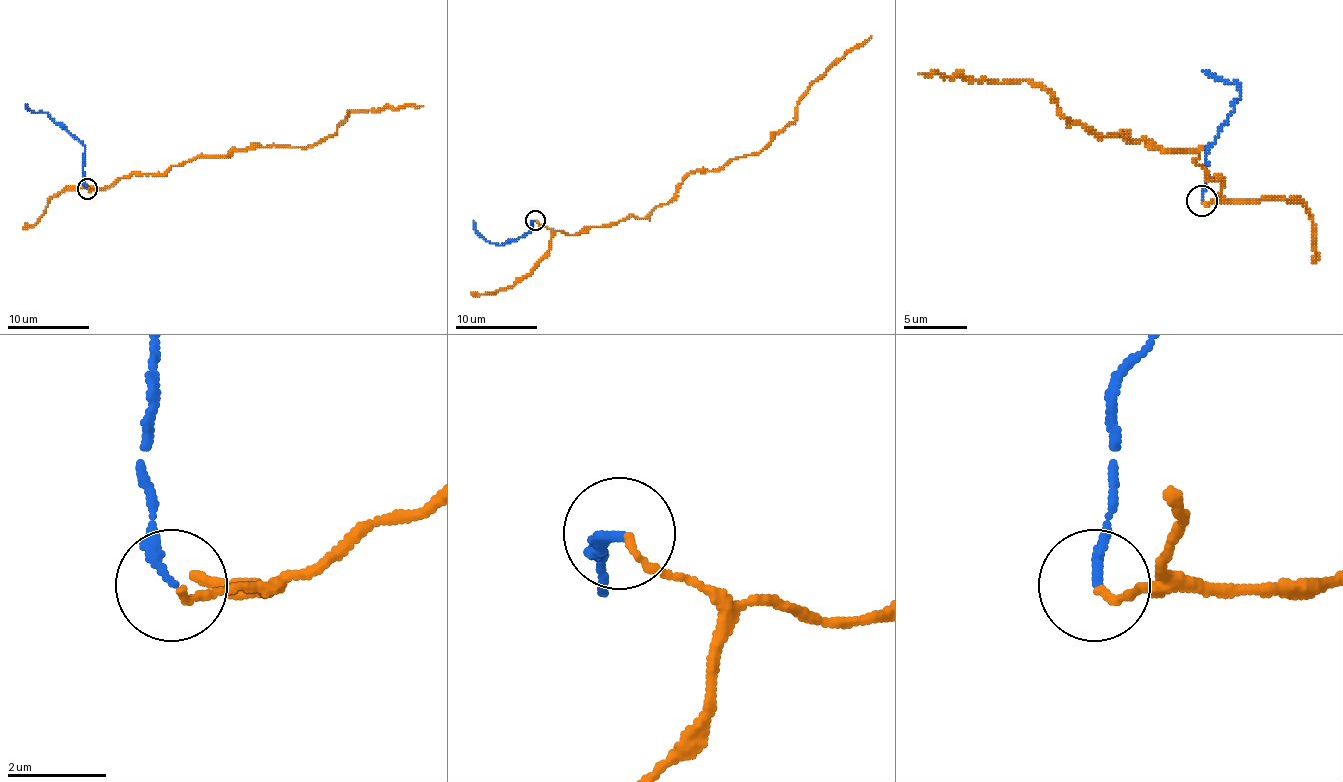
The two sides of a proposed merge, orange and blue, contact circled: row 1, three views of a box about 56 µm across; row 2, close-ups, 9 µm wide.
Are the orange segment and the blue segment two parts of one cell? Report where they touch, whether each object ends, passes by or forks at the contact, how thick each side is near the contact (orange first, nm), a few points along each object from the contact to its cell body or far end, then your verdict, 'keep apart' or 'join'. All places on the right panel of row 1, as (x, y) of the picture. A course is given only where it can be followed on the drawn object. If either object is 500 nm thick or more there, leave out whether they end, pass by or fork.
(1201, 200) | orange ends | blue ends | 130/190 nm | orange via (1202, 200), (1215, 203), (1224, 184), (1196, 152), (1101, 137), (1020, 80), (919, 74) | blue via (1202, 200), (1205, 149), (1240, 96), (1237, 83), (1218, 80), (1202, 70) | keep apart

